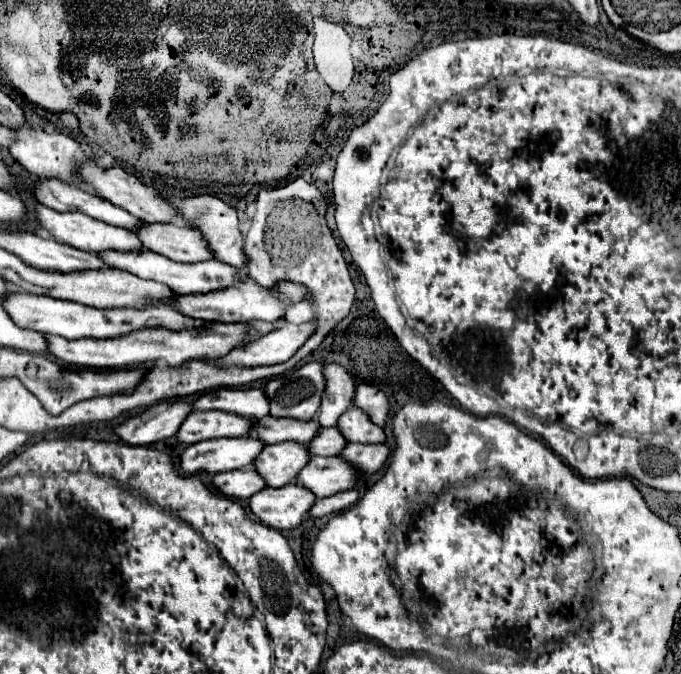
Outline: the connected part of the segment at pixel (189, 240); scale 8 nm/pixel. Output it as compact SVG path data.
M146 224L136 234L140 236L144 248L168 256L176 262L198 262L198 258L214 258L208 240L196 228L180 224Z

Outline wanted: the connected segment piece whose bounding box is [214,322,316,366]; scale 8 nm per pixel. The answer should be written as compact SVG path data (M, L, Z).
M312 322L306 324L284 324L278 330L260 336L258 340L232 350L228 356L214 360L214 364L242 364L242 366L264 366L264 364L280 364L290 360L304 342L314 334L316 326Z

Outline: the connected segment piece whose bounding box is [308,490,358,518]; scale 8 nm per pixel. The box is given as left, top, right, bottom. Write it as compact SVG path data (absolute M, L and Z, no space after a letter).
M358 490L338 492L334 496L330 496L330 498L316 500L316 504L312 506L312 510L310 510L308 516L322 518L322 516L328 516L328 514L336 514L336 512L342 512L342 510L350 508L352 504L356 504L356 500L358 500Z

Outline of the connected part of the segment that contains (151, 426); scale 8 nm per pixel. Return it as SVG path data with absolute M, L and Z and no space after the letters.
M182 400L160 402L146 408L142 414L128 418L116 428L122 442L132 446L150 446L164 438L170 438L182 426L182 420L194 410L192 404Z

